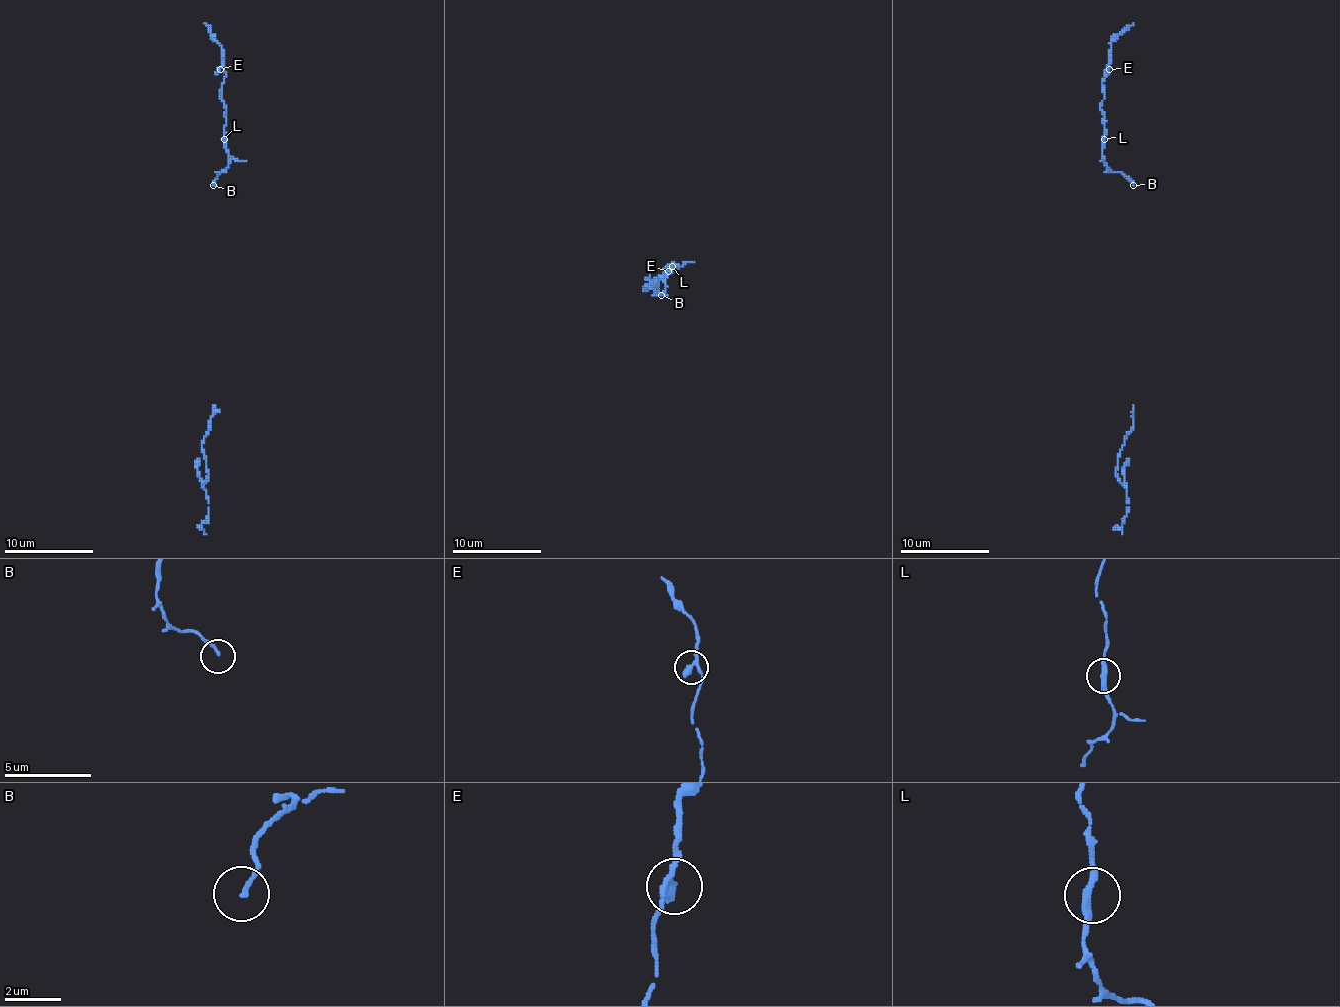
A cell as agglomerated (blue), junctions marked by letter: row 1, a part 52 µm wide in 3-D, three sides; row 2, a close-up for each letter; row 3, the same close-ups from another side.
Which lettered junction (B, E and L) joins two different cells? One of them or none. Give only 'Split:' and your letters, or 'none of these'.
Split: none of these

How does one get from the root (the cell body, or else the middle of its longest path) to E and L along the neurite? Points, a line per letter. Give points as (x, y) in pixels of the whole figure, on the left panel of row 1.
E: (213, 185), (217, 172), (228, 165), (224, 134), (226, 110), (222, 99), (226, 74), (222, 67), (219, 70)
L: (213, 185), (217, 172), (228, 165), (228, 150), (224, 139)

